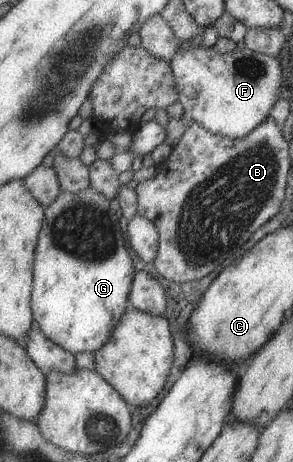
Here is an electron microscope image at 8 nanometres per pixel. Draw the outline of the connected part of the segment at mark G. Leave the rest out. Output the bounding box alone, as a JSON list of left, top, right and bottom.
[30,186,134,355]

